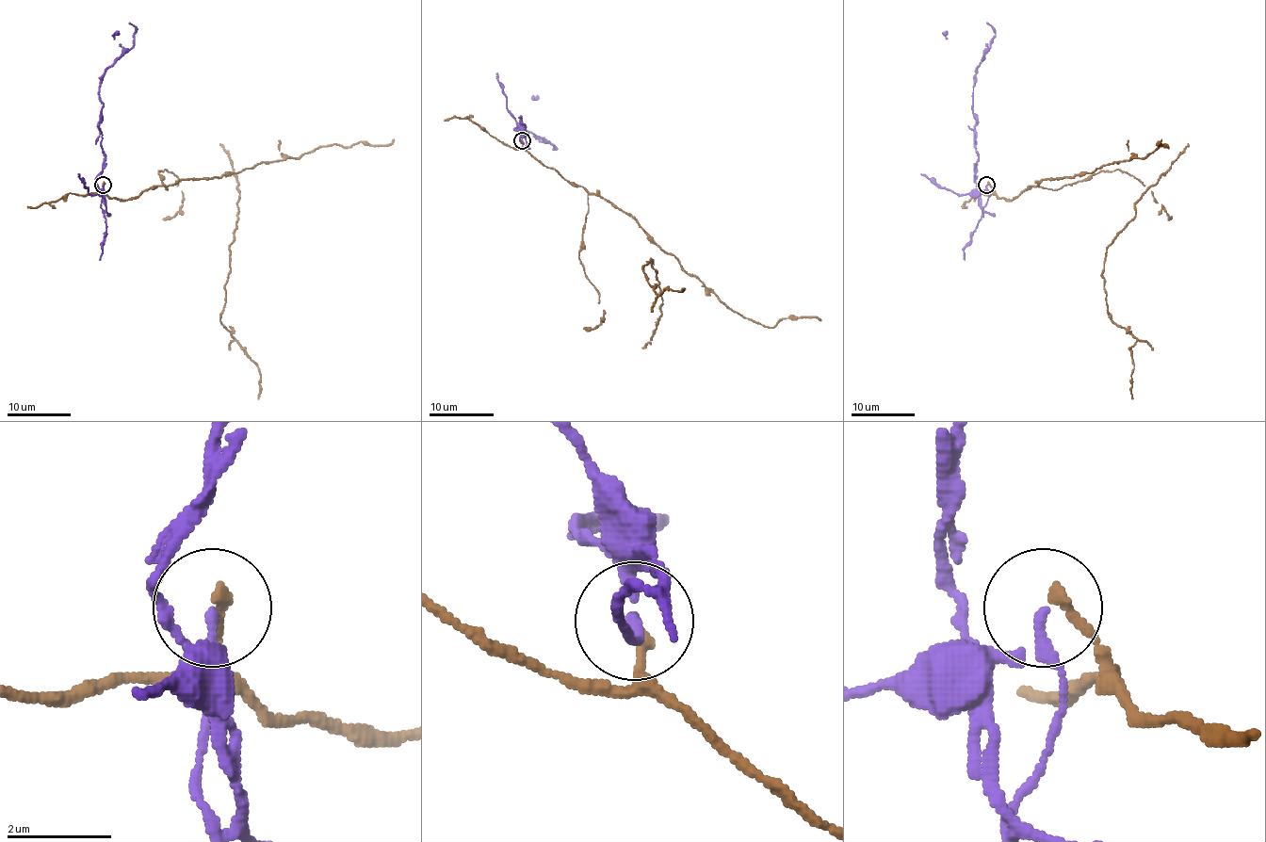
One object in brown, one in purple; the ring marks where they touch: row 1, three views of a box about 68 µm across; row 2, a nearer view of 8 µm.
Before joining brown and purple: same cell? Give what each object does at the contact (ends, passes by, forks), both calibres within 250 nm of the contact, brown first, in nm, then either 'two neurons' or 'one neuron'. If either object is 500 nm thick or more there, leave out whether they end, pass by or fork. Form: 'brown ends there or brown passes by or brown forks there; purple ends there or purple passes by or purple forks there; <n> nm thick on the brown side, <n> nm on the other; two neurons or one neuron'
brown ends there; purple passes by; 200 nm thick on the brown side, 150 nm on the other; two neurons

